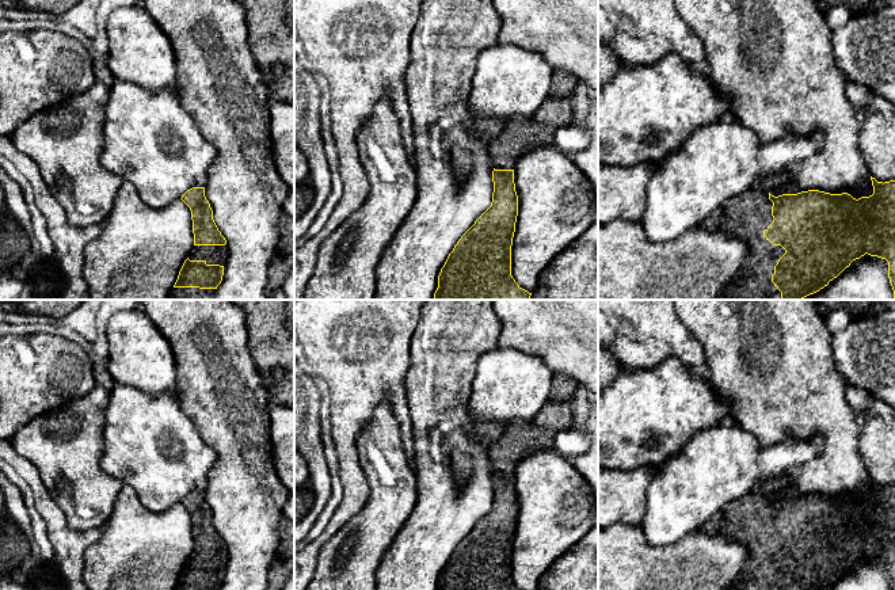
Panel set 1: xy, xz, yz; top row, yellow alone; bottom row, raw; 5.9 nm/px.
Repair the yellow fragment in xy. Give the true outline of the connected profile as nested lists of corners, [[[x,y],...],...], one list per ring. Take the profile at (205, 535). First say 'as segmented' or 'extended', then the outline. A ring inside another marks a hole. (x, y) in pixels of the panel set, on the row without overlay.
extended; [[[193,491],[180,503],[191,514],[194,551],[174,590],[218,590],[224,579],[228,551],[213,524],[205,491]]]

